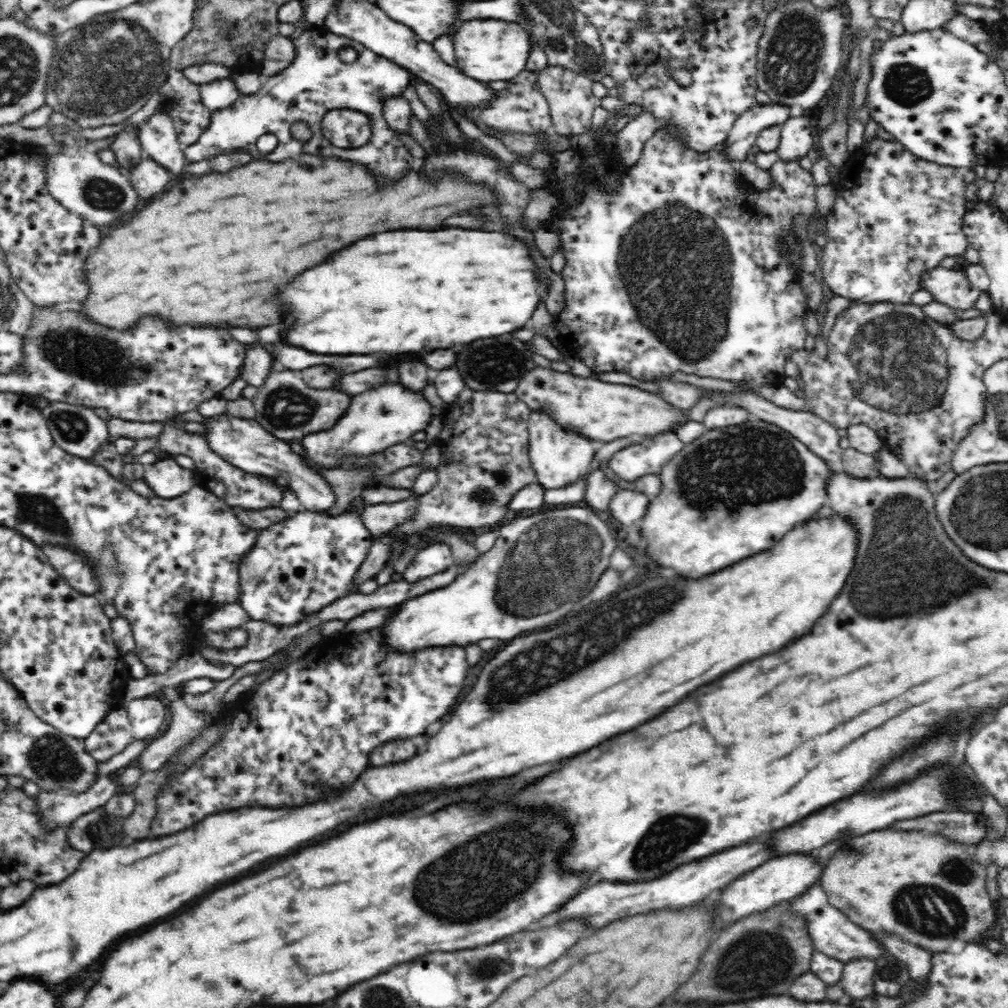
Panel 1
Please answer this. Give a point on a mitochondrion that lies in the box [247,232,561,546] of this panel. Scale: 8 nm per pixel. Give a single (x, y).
(285, 407)

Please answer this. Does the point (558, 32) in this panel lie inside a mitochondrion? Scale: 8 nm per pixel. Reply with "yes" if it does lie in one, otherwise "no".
yes

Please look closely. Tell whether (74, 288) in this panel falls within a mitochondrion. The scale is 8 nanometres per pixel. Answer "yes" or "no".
no

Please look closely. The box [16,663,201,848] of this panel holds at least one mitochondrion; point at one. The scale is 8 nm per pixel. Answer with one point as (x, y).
(52, 758)

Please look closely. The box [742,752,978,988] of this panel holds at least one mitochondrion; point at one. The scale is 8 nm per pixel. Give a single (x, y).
(891, 974)

